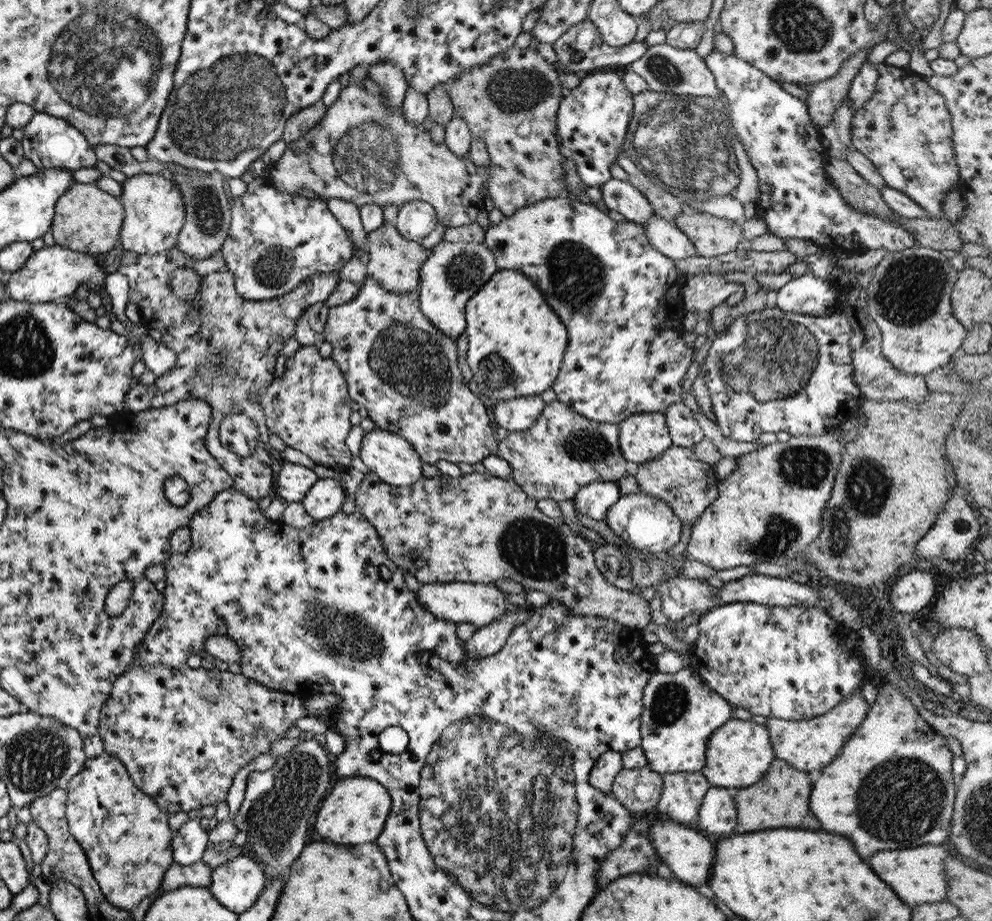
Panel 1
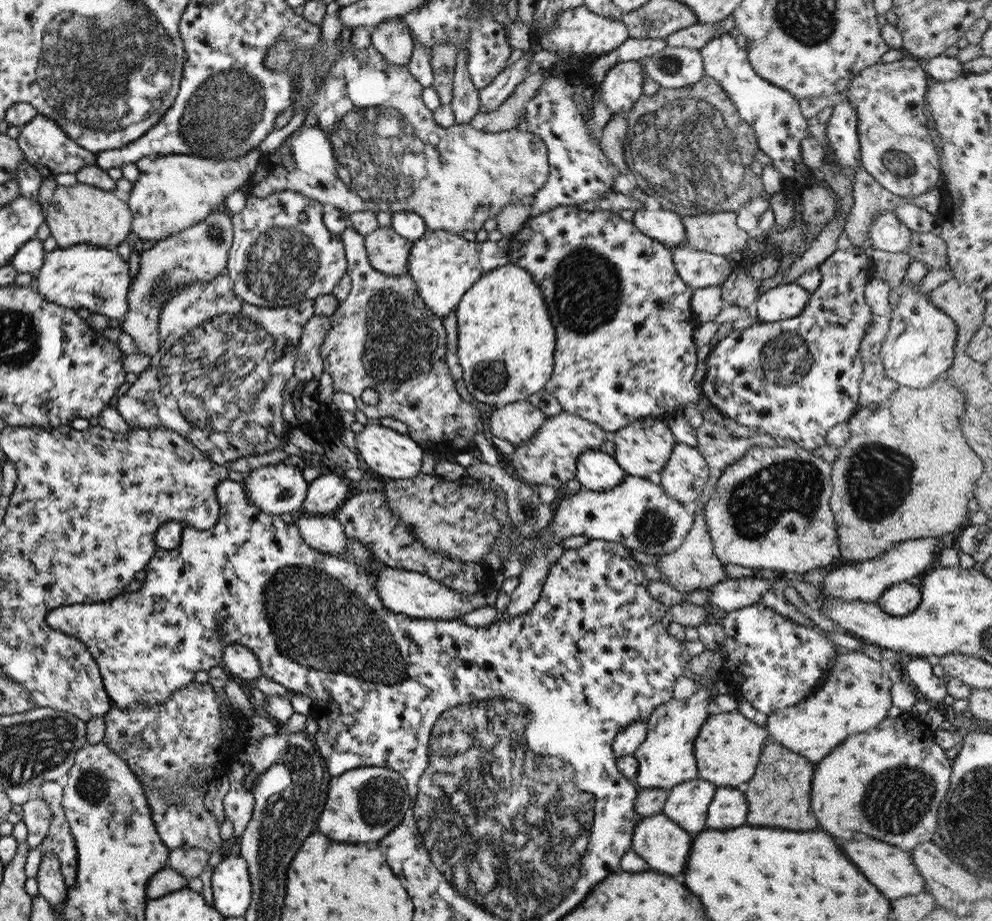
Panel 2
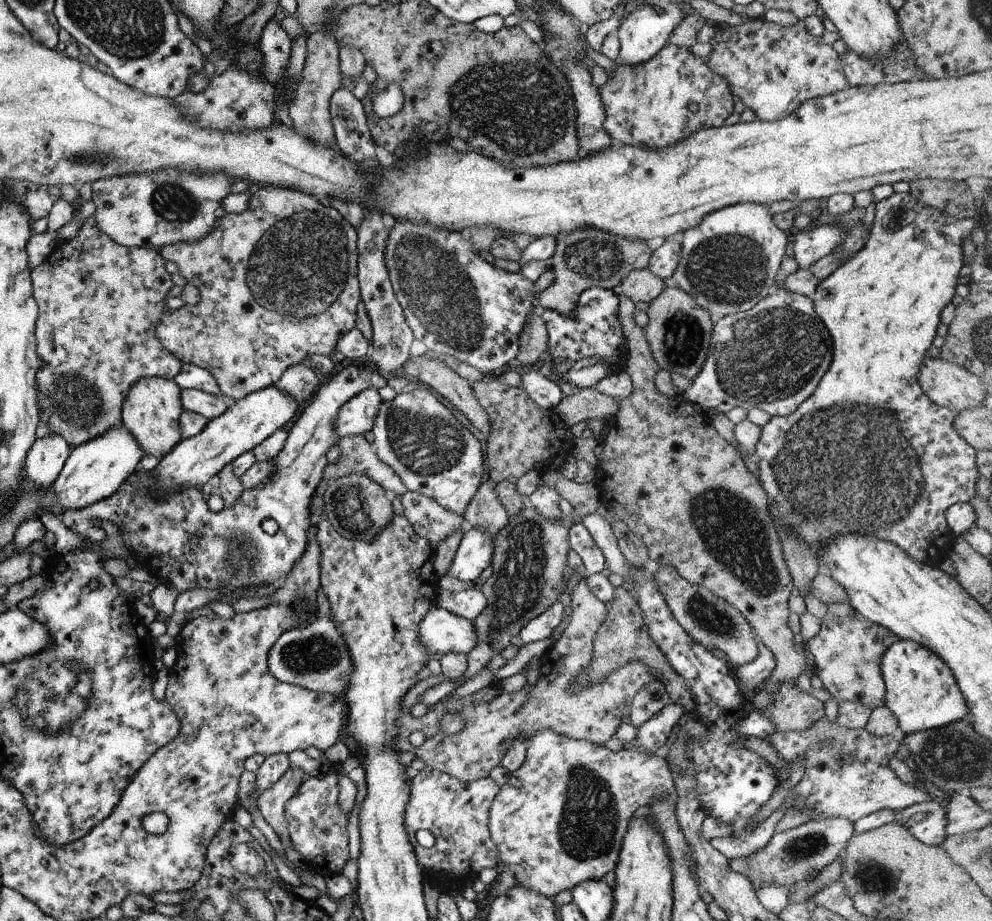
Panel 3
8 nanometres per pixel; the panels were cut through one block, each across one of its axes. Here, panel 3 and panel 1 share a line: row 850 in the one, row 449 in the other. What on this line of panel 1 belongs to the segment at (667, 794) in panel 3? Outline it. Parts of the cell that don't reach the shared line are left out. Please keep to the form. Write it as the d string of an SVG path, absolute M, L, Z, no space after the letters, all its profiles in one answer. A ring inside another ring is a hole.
M557 400L544 405L539 417L525 430L508 431L503 439L497 439L496 454L501 456L509 465L511 472L509 478L535 500L545 498L559 502L559 500L572 500L580 486L591 481L611 481L617 483L625 476L625 464L618 447L618 425L607 422L597 422L585 418Z

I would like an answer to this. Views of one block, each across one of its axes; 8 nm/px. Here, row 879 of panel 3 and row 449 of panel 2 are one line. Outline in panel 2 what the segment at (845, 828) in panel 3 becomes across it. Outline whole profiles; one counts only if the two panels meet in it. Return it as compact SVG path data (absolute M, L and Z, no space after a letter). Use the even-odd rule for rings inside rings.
M785 444L783 447L775 445L769 447L766 445L751 445L741 457L735 459L735 462L725 467L715 484L713 492L710 494L704 506L704 518L712 542L712 550L715 557L723 564L733 564L749 568L777 570L783 572L797 572L799 574L816 572L817 569L828 569L828 565L834 558L840 557L838 550L837 534L835 532L835 524L833 514L830 510L829 499L831 496L832 486L830 482L831 463L827 463L824 459L811 453L810 449L804 449L797 444Z

